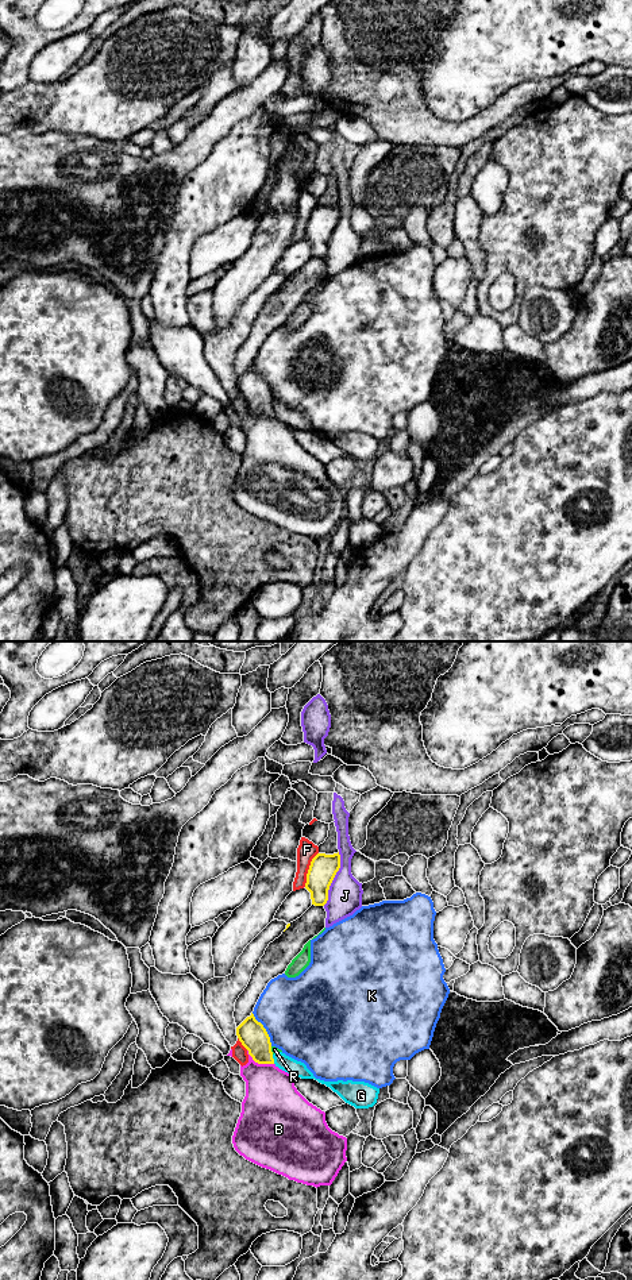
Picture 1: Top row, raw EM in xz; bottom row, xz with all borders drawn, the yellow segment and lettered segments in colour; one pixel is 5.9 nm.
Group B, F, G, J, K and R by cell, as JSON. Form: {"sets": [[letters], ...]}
{"sets": [["B"], ["F"], ["G", "J", "R"], ["K"]]}

